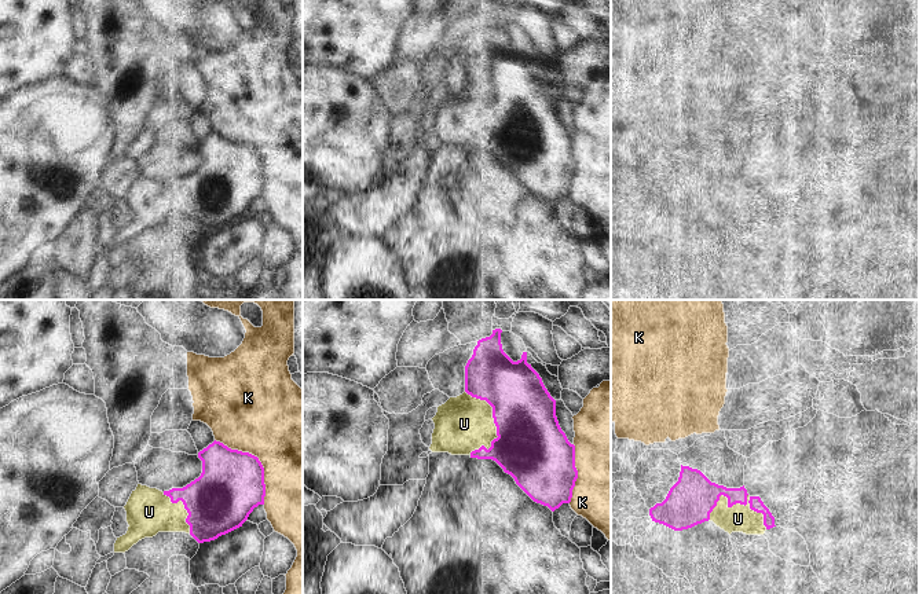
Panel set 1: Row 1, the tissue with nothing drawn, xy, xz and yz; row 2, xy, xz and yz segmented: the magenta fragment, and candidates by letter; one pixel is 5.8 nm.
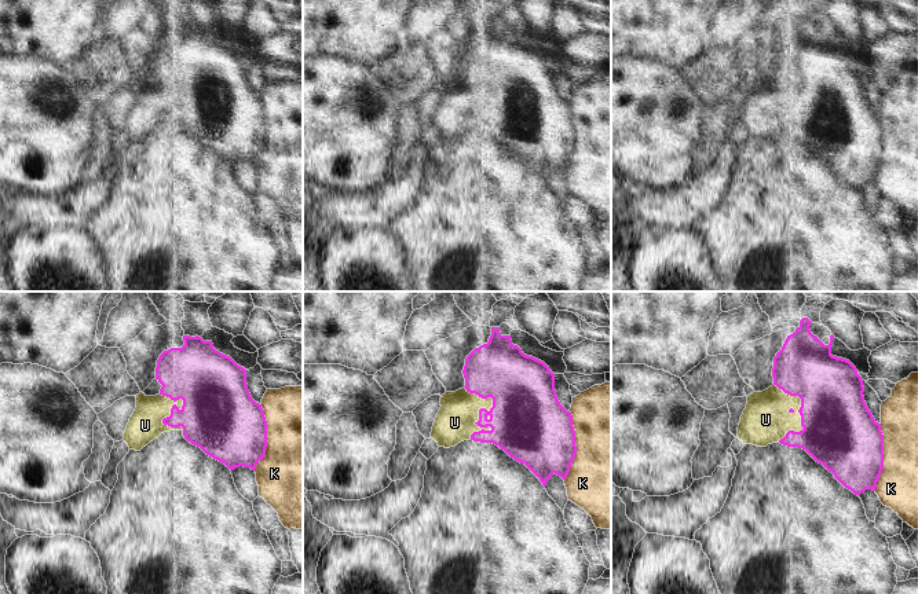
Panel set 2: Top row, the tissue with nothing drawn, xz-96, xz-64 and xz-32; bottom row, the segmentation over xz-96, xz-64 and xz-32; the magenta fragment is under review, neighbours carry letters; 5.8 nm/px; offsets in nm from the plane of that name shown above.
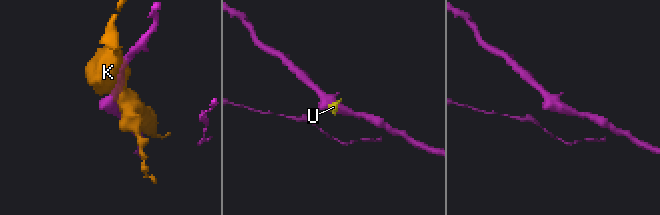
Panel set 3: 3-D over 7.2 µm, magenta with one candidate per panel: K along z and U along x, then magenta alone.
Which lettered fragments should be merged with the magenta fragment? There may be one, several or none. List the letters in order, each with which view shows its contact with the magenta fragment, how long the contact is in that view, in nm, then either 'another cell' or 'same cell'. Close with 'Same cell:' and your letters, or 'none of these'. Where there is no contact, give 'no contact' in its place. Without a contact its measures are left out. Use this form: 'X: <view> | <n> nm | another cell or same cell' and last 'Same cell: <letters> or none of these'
K: xy | 480 nm | another cell
U: yz | 360 nm | same cell
Same cell: U

